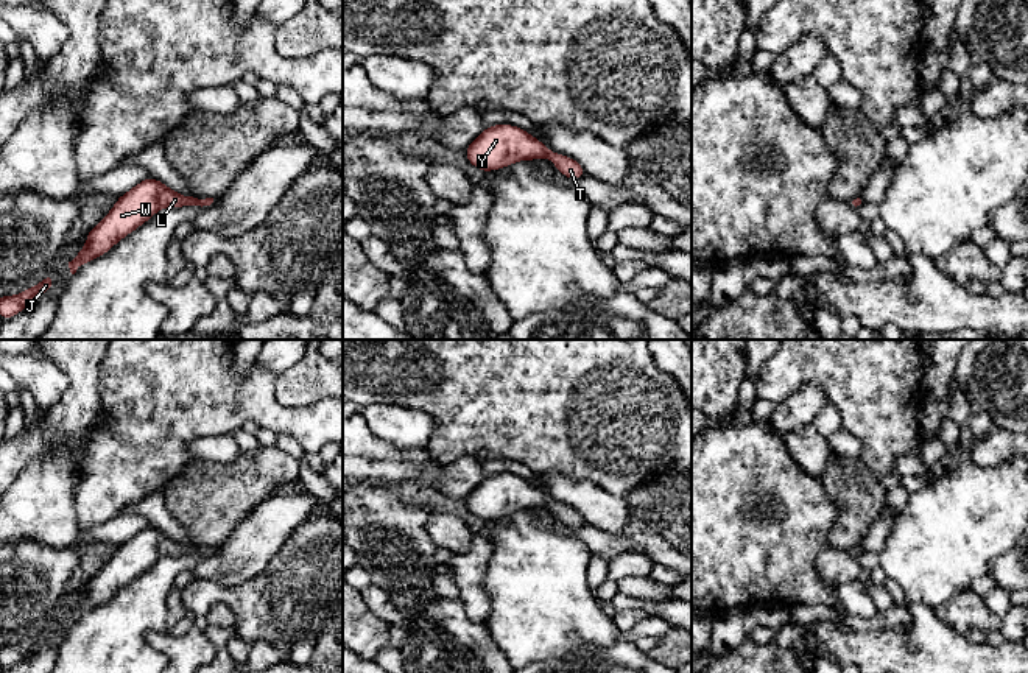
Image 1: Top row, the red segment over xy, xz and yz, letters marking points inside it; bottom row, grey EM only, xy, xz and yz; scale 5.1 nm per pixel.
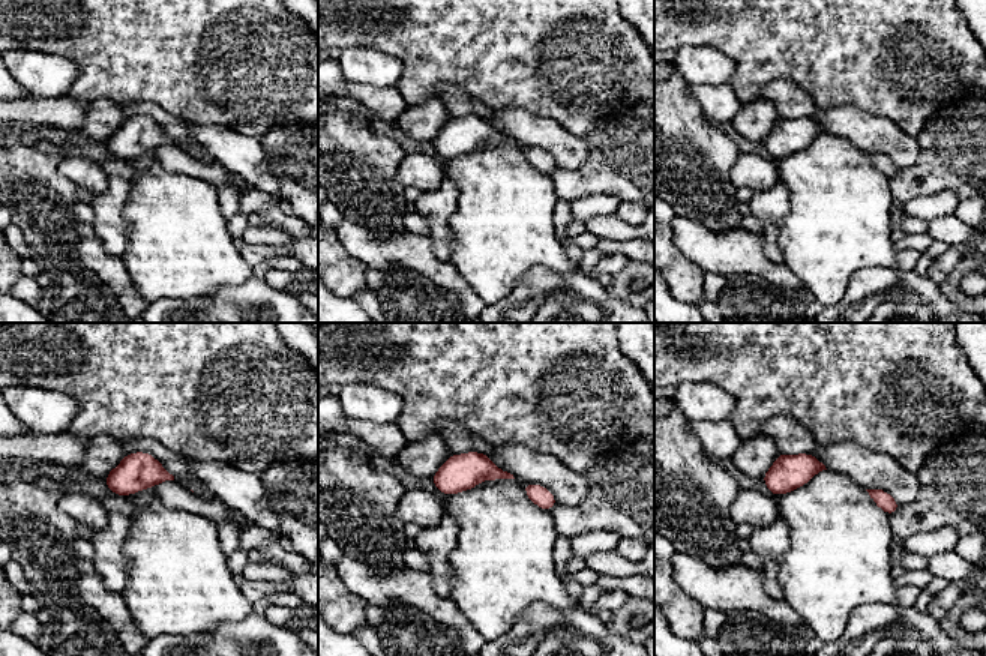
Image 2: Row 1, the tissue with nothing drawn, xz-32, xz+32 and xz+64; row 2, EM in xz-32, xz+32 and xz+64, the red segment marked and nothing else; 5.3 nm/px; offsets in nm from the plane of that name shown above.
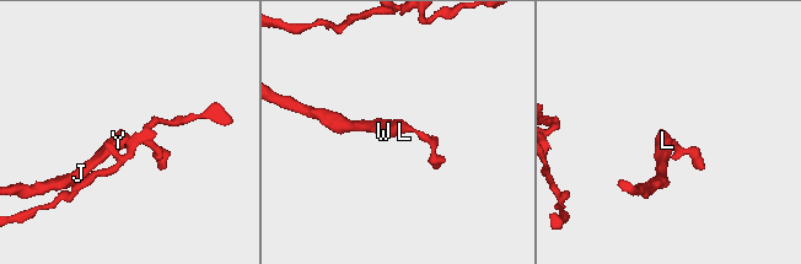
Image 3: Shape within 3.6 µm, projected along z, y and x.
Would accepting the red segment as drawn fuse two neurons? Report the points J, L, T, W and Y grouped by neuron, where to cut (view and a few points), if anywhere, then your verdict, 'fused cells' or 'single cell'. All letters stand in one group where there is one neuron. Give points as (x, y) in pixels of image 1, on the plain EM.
J L T W Y | no cut | single cell

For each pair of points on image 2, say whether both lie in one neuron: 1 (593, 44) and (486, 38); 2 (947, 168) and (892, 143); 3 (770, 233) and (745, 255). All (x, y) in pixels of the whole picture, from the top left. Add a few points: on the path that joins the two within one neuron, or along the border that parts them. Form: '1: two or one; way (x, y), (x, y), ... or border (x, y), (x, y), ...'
1: one; way (566, 44), (554, 44), (547, 36), (514, 36)
2: two; border (916, 137), (919, 158), (901, 170)
3: two; border (760, 234), (764, 254), (773, 261), (784, 263)

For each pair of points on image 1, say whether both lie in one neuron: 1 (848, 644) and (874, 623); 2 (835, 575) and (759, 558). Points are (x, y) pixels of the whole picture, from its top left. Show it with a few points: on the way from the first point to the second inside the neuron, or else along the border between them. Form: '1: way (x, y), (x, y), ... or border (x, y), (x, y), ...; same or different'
1: border (844, 625), (854, 630), (894, 631); different
2: border (829, 544), (816, 560), (816, 572), (832, 588); different

